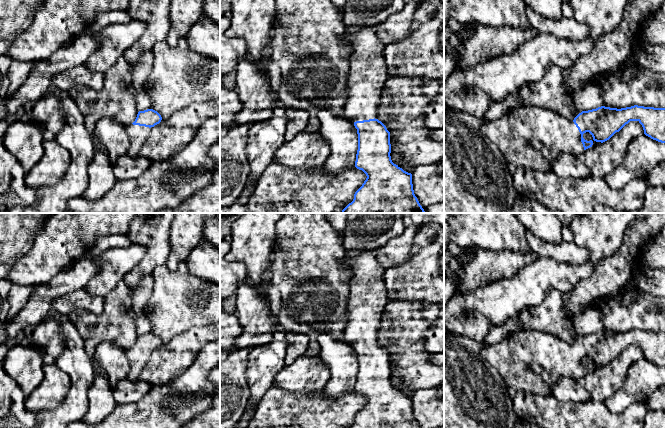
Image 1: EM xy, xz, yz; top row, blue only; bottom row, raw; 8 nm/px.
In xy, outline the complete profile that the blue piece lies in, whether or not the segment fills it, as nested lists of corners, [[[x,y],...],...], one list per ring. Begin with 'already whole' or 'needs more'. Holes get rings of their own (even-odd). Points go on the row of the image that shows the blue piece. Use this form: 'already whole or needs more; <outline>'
needs more; [[[147,109],[139,111],[132,124],[125,125],[126,132],[130,139],[130,146],[127,155],[135,157],[140,154],[143,143],[150,135],[149,129],[159,124],[161,120],[162,117],[157,111]]]

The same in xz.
needs more; [[[372,26],[347,27],[344,38],[350,42],[353,49],[349,58],[350,68],[347,79],[347,99],[344,105],[344,116],[353,122],[357,129],[358,150],[355,167],[362,170],[367,178],[355,192],[353,201],[342,210],[342,213],[424,213],[424,209],[414,194],[412,174],[392,162],[390,156],[390,132],[381,121],[375,118],[382,89],[388,79],[384,58],[385,45],[381,42]]]

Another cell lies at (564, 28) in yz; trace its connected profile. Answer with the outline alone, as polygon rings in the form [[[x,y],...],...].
[[[526,6],[526,15],[531,27],[539,34],[551,34],[560,39],[573,41],[584,40],[590,34],[589,27],[575,19],[562,16],[559,20],[552,20],[539,15],[529,6]]]

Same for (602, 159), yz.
[[[630,121],[609,140],[584,150],[580,158],[591,175],[604,179],[622,163],[630,142],[642,134],[644,130],[639,121]]]

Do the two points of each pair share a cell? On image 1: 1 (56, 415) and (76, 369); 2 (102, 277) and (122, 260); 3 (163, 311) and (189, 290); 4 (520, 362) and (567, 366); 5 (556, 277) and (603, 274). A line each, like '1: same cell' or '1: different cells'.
1: same cell
2: same cell
3: same cell
4: same cell
5: different cells

